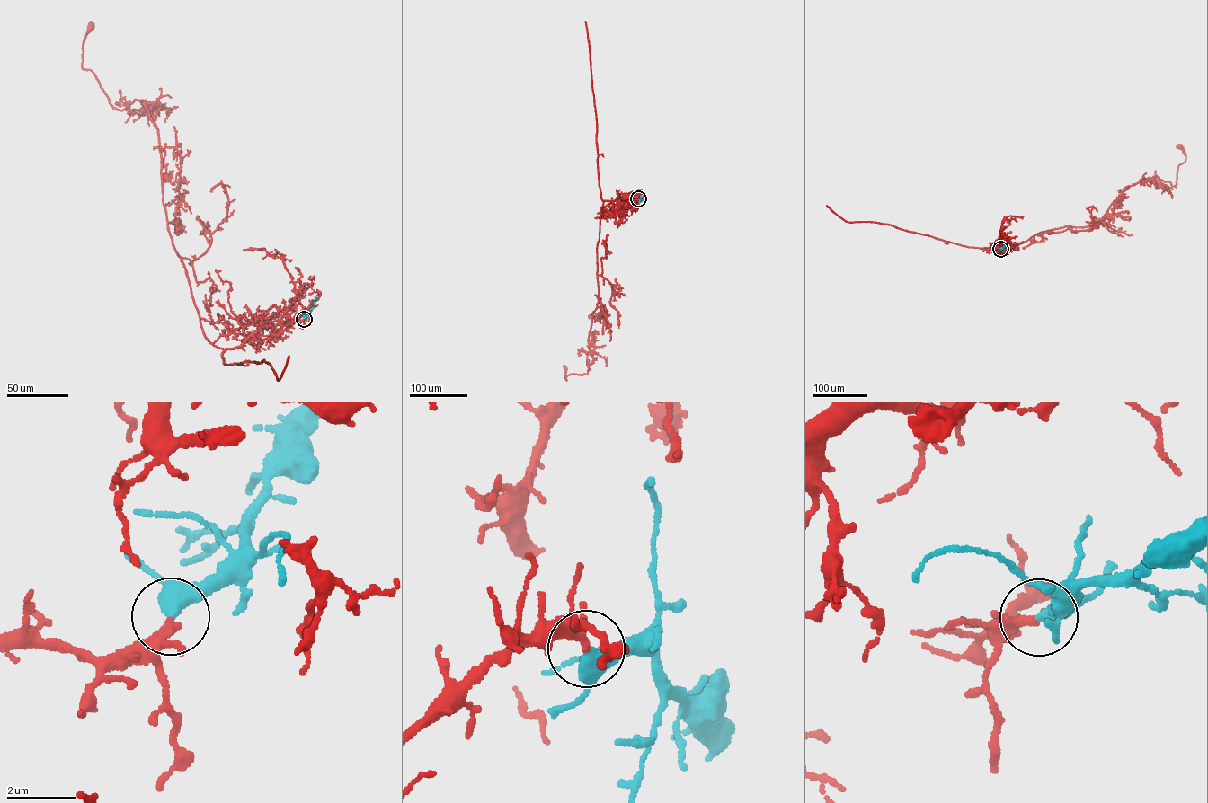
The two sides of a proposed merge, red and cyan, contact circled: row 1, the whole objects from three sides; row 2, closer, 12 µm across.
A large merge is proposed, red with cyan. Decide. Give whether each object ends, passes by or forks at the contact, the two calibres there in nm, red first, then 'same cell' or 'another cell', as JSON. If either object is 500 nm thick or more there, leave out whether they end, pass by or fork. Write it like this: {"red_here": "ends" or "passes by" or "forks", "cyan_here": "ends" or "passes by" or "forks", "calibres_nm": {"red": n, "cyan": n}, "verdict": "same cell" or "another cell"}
{"red_here": "passes by", "cyan_here": "passes by", "calibres_nm": {"red": 200, "cyan": 380}, "verdict": "same cell"}

